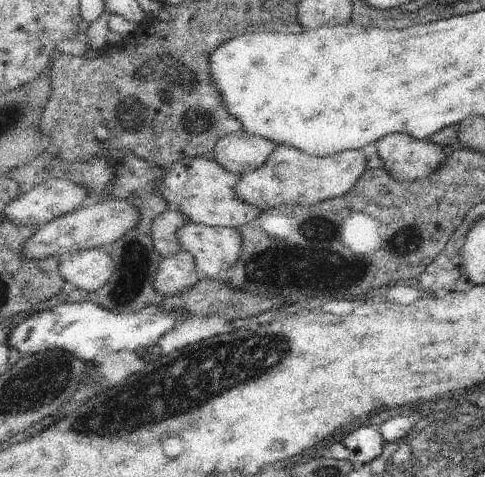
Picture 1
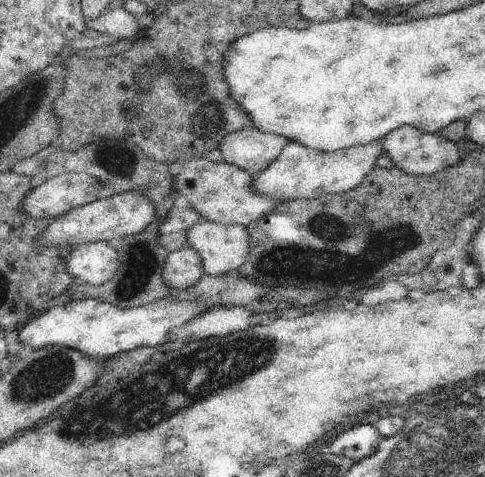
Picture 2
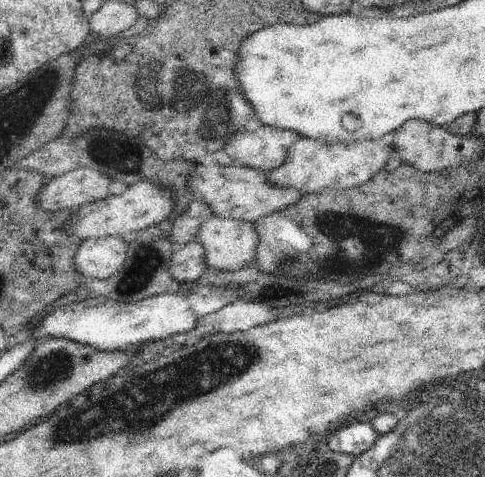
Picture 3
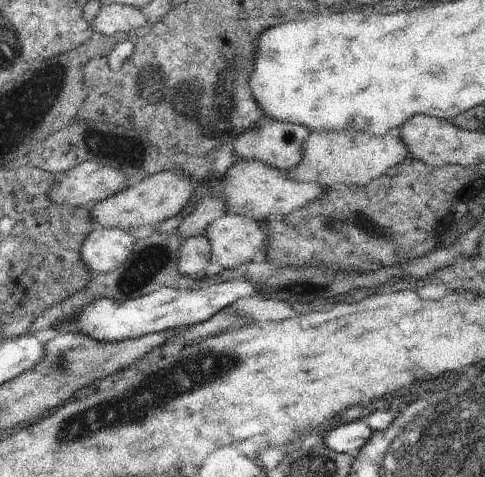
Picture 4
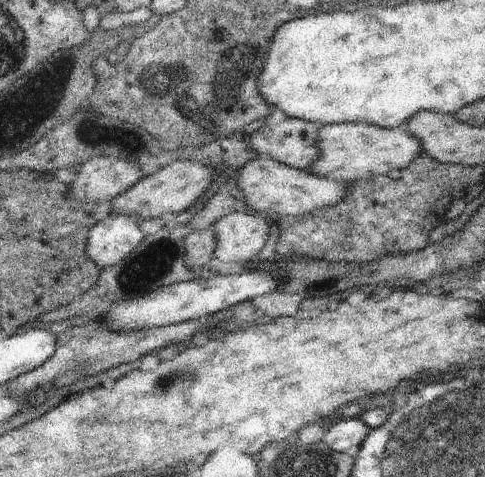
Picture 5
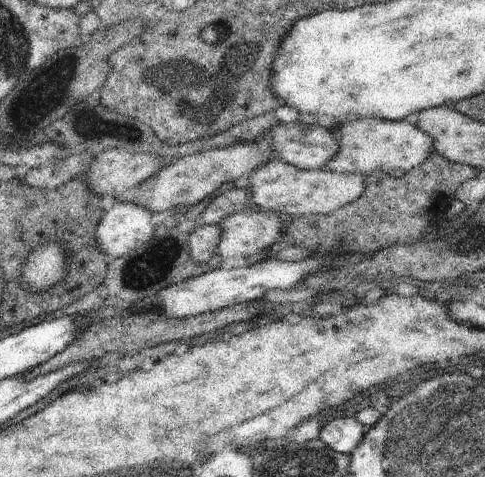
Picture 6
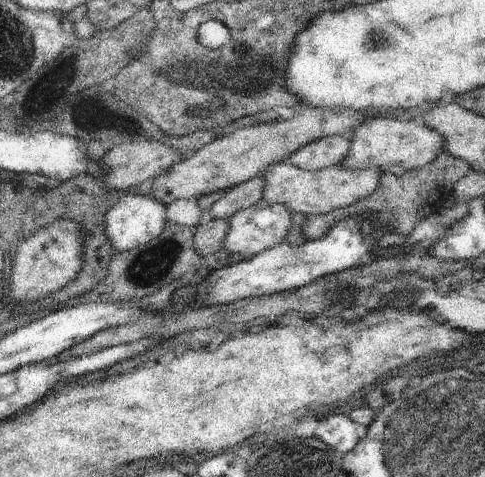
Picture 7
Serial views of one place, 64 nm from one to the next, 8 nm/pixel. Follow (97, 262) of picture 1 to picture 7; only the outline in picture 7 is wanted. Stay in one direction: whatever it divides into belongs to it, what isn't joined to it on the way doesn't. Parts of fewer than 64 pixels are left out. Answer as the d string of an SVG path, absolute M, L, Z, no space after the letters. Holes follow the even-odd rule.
M139 190L135 194L129 194L129 192L119 194L117 196L117 202L105 214L103 234L111 242L111 248L115 248L117 252L135 250L139 246L145 246L149 240L157 238L163 232L163 226L165 226L165 210L167 208L161 206L159 202L145 198L143 190Z

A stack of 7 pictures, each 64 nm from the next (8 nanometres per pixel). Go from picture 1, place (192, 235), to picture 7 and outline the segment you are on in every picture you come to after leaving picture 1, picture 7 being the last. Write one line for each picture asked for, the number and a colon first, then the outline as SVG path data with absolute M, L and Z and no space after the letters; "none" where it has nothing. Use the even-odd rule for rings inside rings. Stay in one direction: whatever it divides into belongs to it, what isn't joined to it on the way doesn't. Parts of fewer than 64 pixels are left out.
2: M199 220L187 230L183 248L197 250L205 274L229 274L247 260L249 234L245 226L223 226Z
3: M211 218L199 226L195 242L205 248L207 268L239 272L249 266L257 248L257 232L249 222Z
4: M221 214L207 224L203 234L211 246L209 262L231 270L257 260L265 244L263 228L257 226L257 220L247 216Z
5: M241 210L219 218L211 230L217 236L213 262L251 262L265 246L267 236L273 236L273 224L267 216L251 216Z
6: M235 212L219 222L221 238L217 244L217 254L225 258L249 258L261 254L263 248L273 246L283 230L273 212Z
7: M257 204L247 210L241 210L229 218L229 230L223 240L223 250L233 258L233 254L243 254L243 252L257 256L273 246L279 246L281 242L285 242L287 230L291 228L289 218L291 218L291 212L287 212L287 208L281 204L275 204L275 206Z

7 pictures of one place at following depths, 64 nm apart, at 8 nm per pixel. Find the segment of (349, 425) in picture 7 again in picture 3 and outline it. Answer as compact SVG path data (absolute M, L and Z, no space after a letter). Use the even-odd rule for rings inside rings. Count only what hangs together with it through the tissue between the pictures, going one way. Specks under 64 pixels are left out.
M351 424L351 426L335 432L329 438L327 446L329 446L329 452L359 458L363 452L367 452L375 444L377 438L379 436L371 428L371 424Z

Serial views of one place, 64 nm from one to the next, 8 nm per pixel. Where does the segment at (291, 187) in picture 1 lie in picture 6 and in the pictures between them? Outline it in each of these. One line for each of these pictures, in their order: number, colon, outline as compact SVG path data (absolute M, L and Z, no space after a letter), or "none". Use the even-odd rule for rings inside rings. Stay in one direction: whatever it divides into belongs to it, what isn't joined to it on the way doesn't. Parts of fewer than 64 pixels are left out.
2: M375 140L367 146L351 146L335 152L317 152L301 144L289 142L283 146L281 154L271 162L263 172L251 178L251 192L265 196L277 202L295 202L295 200L317 200L325 196L339 196L355 190L363 178L375 168L375 160L383 152L383 140Z
3: M387 134L379 140L359 140L353 144L317 144L307 138L299 138L289 150L287 150L287 160L271 170L265 176L265 182L273 188L287 188L287 190L297 190L301 196L309 194L321 194L323 190L353 190L369 182L379 170L385 168L385 160L395 156L393 154L393 134Z
4: M401 128L387 132L385 136L371 136L363 132L311 132L309 138L301 144L299 166L287 170L287 178L299 184L317 184L321 188L333 186L363 186L375 178L381 178L387 168L399 166L407 158L407 146L399 138Z
5: M369 124L321 126L317 134L317 144L321 150L321 158L315 158L315 164L311 164L311 168L307 168L305 172L315 178L345 184L369 180L373 176L385 176L393 168L405 170L421 154L421 142L407 134L405 126L393 130L383 130Z
6: M349 120L349 122L341 122L341 124L333 124L335 128L329 132L337 144L339 144L339 150L335 156L331 156L329 162L323 164L323 168L319 170L325 170L325 172L337 172L337 174L343 174L343 176L349 176L349 174L357 174L357 176L369 176L373 172L381 172L381 174L389 174L391 170L401 170L401 172L409 172L411 168L417 168L423 164L423 160L431 154L431 148L433 148L433 138L425 132L421 132L417 126L411 126L407 124L405 120L403 122L383 122L383 120Z

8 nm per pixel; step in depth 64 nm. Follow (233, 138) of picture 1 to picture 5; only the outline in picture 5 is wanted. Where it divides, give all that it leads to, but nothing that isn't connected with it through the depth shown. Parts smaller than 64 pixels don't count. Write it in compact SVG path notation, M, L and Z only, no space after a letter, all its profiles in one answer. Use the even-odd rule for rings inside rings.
M287 118L279 124L265 124L263 128L255 130L249 136L247 150L253 150L259 158L269 158L269 160L285 164L289 168L295 168L295 170L307 170L307 168L311 168L311 164L315 164L315 158L321 158L317 134L319 134L317 124Z

